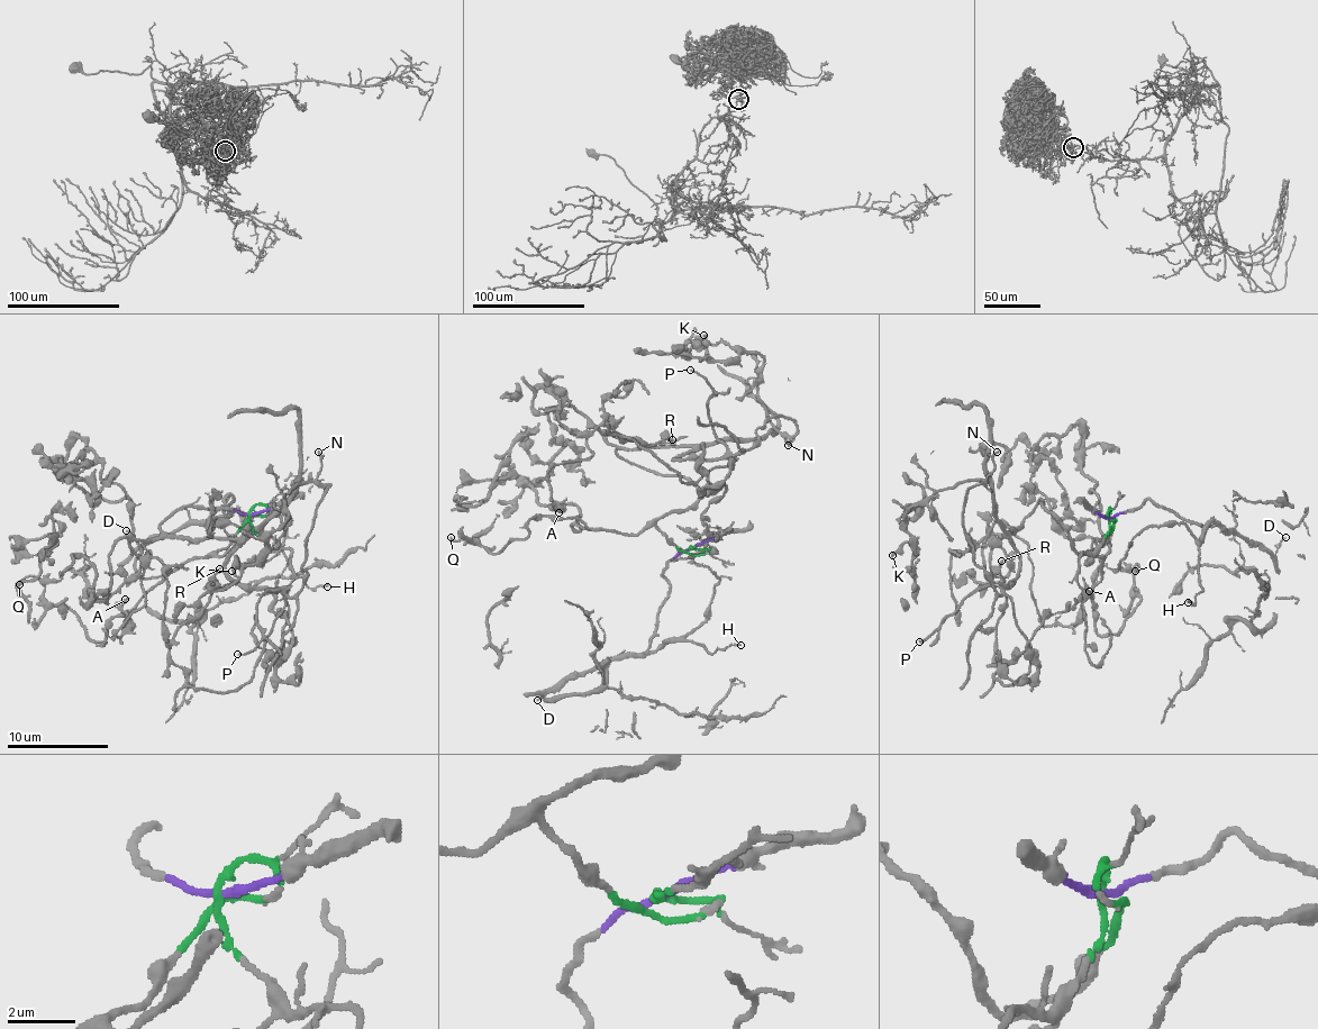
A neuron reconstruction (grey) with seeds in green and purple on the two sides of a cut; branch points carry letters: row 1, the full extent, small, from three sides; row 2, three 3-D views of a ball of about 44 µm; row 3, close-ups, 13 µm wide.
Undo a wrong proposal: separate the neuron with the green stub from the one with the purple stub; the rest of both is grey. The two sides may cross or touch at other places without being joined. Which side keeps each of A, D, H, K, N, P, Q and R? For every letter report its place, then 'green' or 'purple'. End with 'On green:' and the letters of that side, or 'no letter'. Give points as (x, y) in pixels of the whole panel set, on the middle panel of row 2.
A: place (558, 512); green
D: place (537, 700); purple
H: place (741, 645); purple
K: place (703, 335); green
N: place (788, 445); green
P: place (690, 370); green
Q: place (451, 537); green
R: place (672, 439); green
On green: A, K, N, P, Q, R

